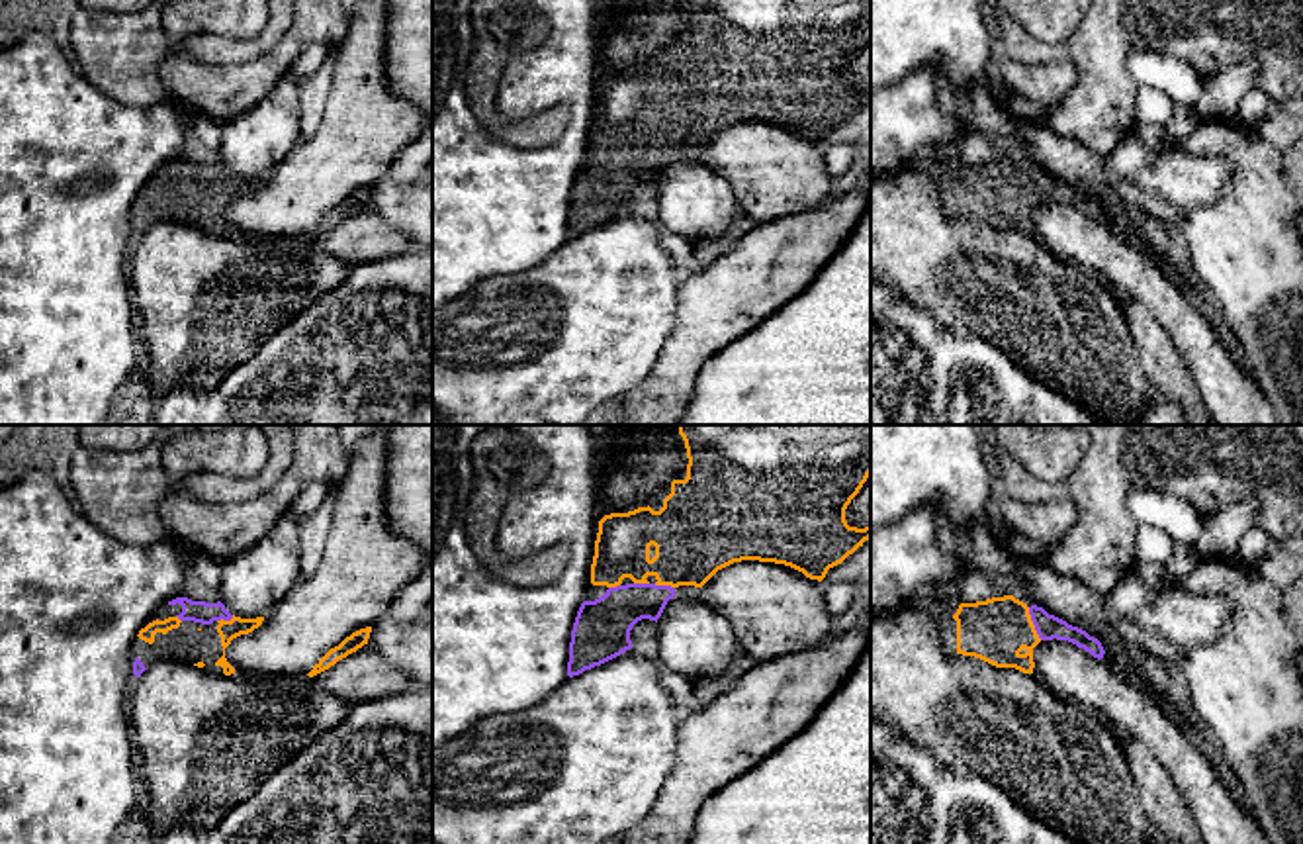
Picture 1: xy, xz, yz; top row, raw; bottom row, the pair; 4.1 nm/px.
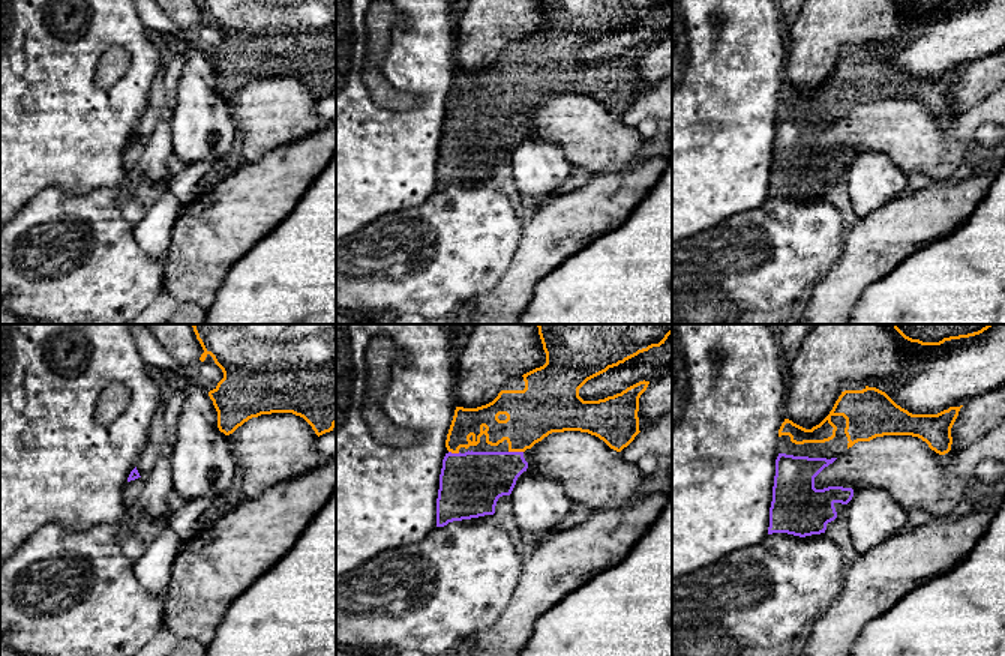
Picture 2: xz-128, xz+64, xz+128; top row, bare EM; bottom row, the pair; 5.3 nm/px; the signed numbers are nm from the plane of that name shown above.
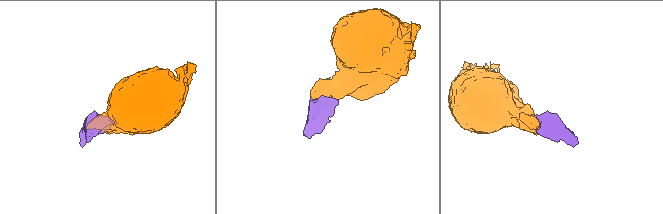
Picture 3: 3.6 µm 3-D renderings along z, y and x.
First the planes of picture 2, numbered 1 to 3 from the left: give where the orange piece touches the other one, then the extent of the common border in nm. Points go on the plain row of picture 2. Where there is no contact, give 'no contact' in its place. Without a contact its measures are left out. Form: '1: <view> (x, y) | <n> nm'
1: no contact
2: xz+64 (516, 116) | 80 nm
3: no contact

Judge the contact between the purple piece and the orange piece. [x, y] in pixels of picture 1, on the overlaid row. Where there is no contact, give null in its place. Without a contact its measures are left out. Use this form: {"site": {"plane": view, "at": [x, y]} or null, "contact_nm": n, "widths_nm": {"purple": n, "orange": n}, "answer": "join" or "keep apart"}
{"site": {"plane": "yz", "at": [1033, 623]}, "contact_nm": 150, "widths_nm": {"purple": 100, "orange": 260}, "answer": "join"}

